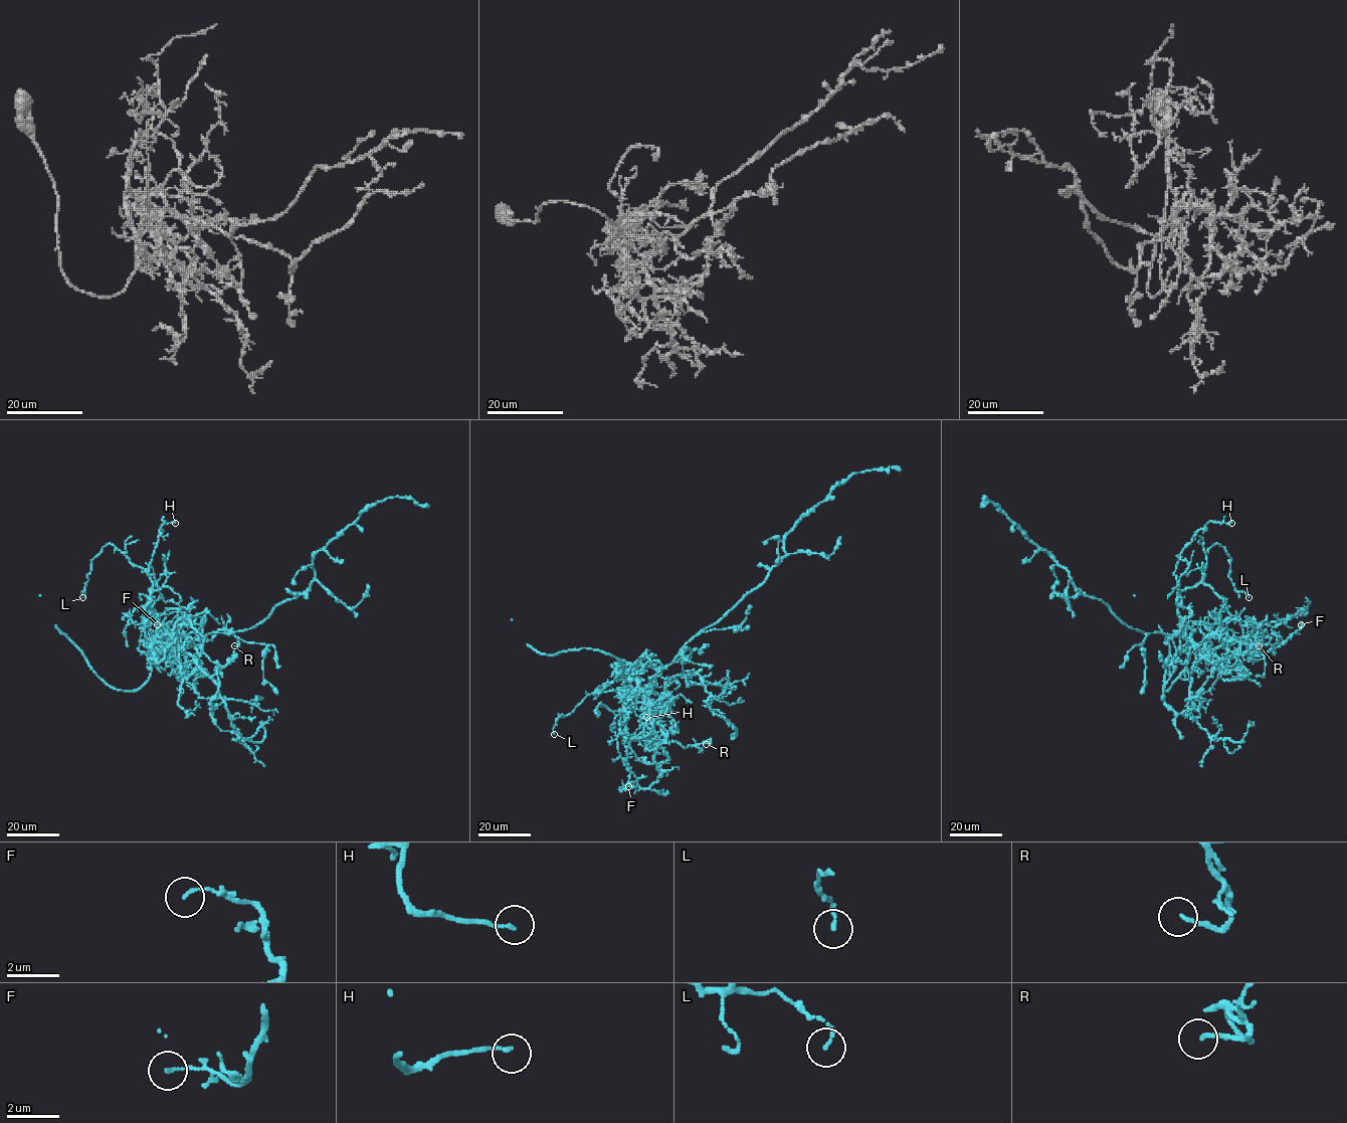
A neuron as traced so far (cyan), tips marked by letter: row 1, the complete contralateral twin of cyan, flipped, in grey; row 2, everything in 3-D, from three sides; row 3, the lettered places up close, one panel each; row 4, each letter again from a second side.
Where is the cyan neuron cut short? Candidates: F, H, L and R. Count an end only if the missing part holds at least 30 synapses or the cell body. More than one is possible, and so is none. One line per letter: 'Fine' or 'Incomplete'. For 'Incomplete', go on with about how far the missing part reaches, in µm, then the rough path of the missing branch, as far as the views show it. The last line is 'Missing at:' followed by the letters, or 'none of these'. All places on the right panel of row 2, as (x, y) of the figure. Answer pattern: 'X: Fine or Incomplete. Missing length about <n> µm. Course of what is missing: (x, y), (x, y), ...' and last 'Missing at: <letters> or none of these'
F: Fine
H: Fine
L: Fine
R: Fine
Missing at: none of these

